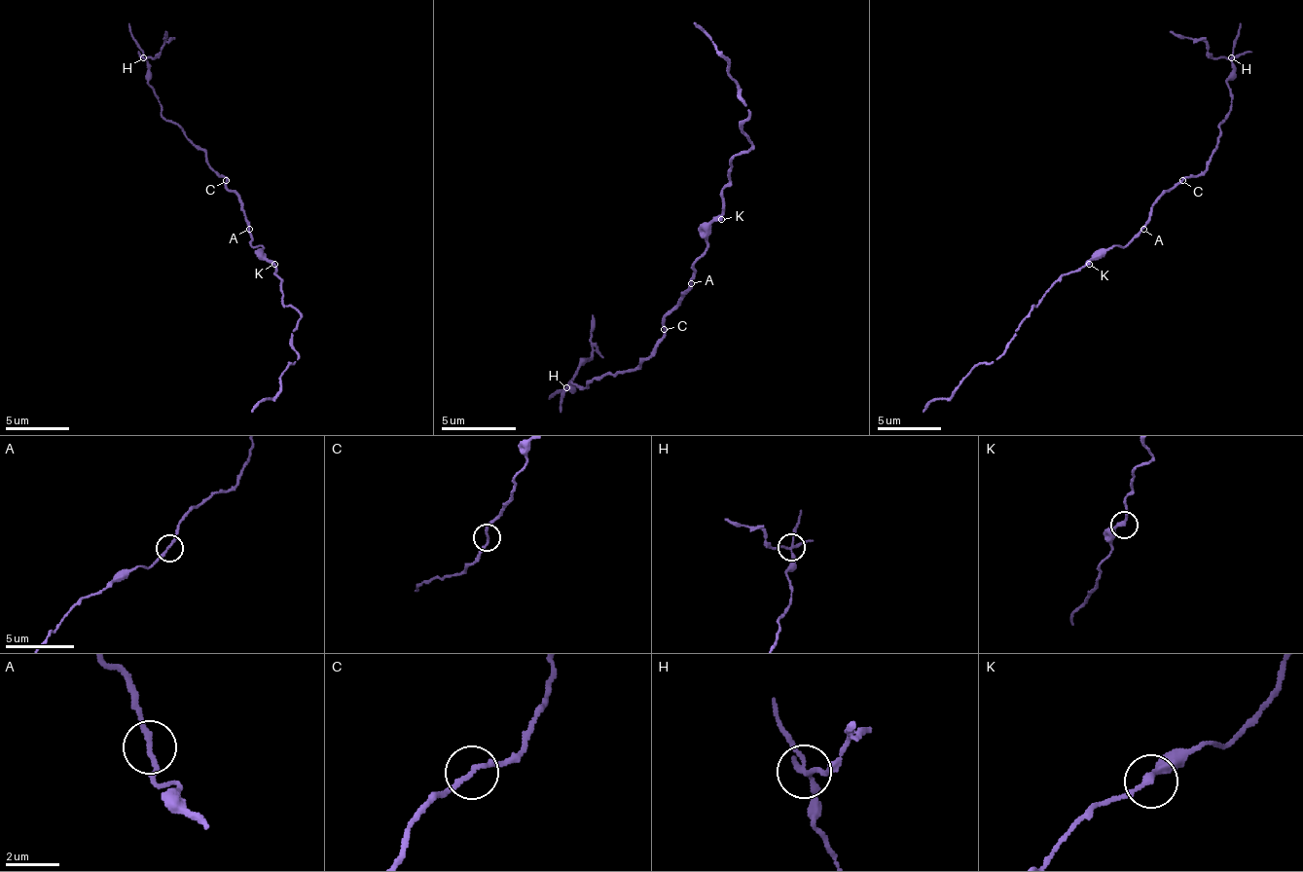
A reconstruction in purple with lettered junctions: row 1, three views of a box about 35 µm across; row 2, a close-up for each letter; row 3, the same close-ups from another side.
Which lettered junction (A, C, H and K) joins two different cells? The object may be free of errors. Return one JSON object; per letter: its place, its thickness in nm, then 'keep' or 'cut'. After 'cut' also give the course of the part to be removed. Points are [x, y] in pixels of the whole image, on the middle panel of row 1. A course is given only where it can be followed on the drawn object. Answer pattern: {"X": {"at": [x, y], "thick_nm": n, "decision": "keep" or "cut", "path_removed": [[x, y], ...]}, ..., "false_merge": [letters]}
{"A": {"at": [691, 283], "thick_nm": 200, "decision": "keep"}, "C": {"at": [664, 329], "thick_nm": 180, "decision": "keep"}, "H": {"at": [566, 387], "thick_nm": 200, "decision": "cut", "path_removed": [[567, 388], [578, 366], [590, 358], [594, 313]]}, "K": {"at": [721, 219], "thick_nm": 240, "decision": "keep"}, "false_merge": ["H"]}

